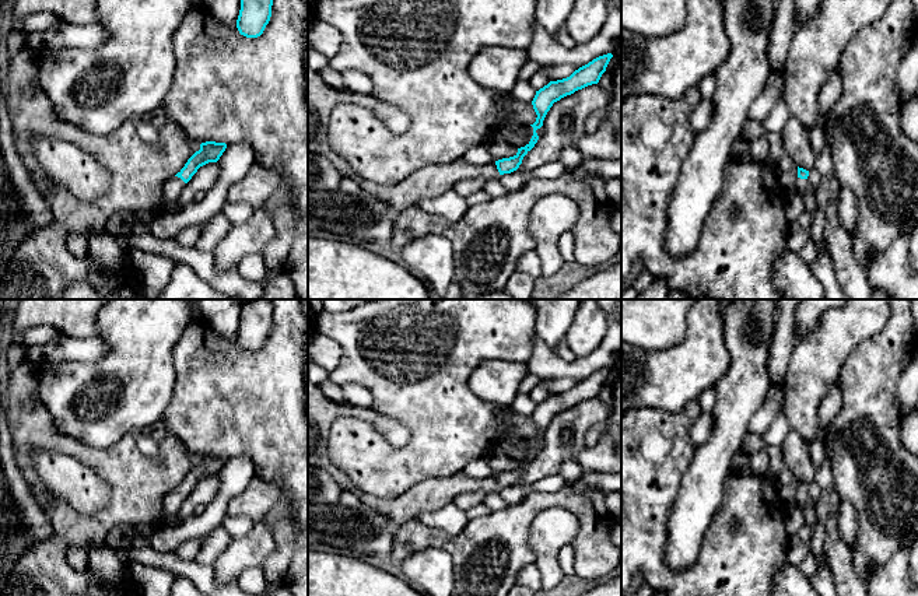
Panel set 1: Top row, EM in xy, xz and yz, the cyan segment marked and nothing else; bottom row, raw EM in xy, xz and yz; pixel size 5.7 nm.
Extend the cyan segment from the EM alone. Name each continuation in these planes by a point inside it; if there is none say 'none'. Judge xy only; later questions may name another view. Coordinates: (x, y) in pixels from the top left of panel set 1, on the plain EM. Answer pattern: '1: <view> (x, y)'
1: xy (172, 501)

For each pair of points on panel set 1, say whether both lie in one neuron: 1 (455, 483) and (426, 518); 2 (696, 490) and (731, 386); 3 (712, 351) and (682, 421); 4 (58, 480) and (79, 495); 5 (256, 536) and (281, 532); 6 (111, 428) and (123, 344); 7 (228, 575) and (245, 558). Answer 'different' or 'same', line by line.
1: different
2: same
3: different
4: same
5: different
6: same
7: same

